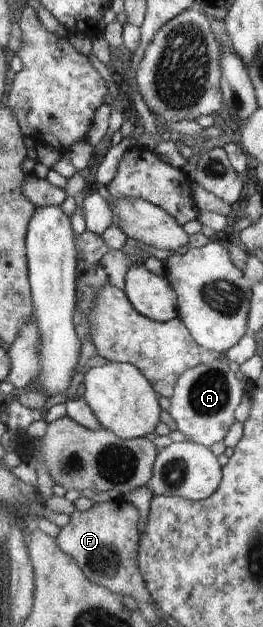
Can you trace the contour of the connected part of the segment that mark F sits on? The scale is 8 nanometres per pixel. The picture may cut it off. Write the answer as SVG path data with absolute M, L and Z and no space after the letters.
M124 497L93 503L87 511L75 509L68 524L60 528L55 539L58 548L68 553L84 576L94 584L123 597L131 596L136 601L153 602L137 565L140 536L136 527L138 518L138 509Z

